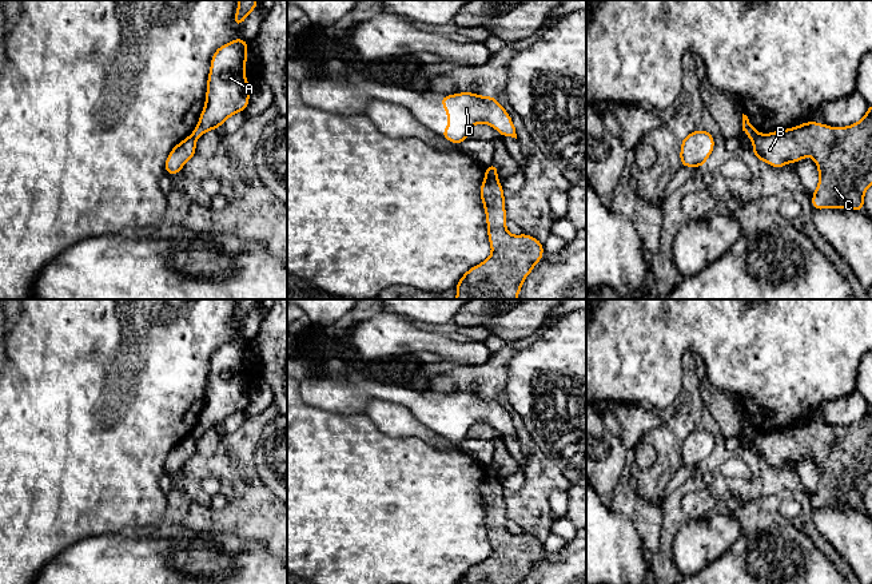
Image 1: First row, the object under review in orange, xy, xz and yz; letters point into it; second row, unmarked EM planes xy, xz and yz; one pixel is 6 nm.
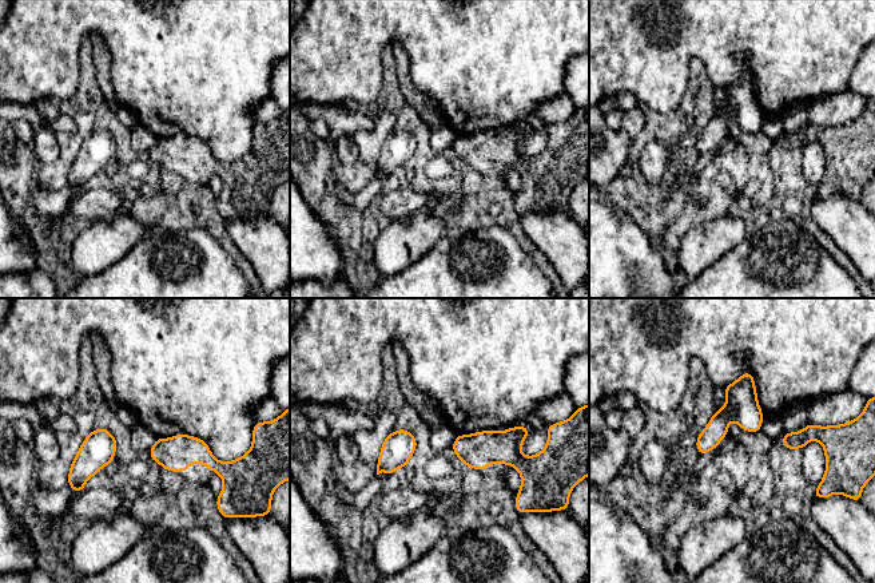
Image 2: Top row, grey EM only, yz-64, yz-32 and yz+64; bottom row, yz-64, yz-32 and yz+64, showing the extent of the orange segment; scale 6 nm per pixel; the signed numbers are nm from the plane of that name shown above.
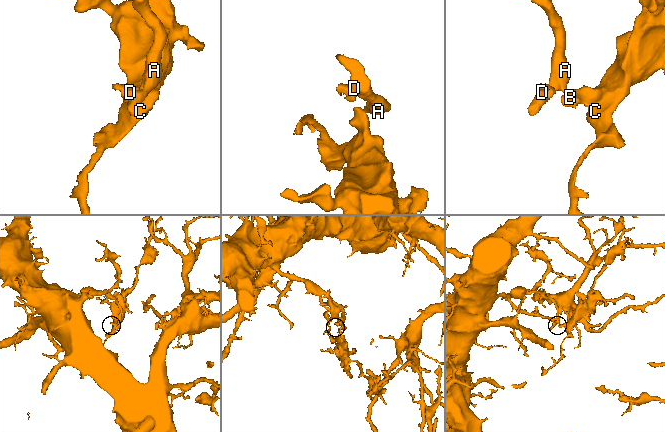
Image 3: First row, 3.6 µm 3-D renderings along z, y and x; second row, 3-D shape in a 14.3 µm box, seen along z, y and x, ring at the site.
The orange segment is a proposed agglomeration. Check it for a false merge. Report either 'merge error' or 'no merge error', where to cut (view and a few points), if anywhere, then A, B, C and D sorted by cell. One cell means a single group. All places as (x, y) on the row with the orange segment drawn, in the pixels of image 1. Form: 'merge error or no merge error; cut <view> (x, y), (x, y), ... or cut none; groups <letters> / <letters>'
merge error; cut yz (759, 134), (752, 139); groups A D / B C

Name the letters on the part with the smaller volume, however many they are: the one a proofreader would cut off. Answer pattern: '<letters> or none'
B, C

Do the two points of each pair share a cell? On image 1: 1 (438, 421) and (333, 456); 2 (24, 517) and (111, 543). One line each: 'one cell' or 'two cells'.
1: two cells
2: two cells

